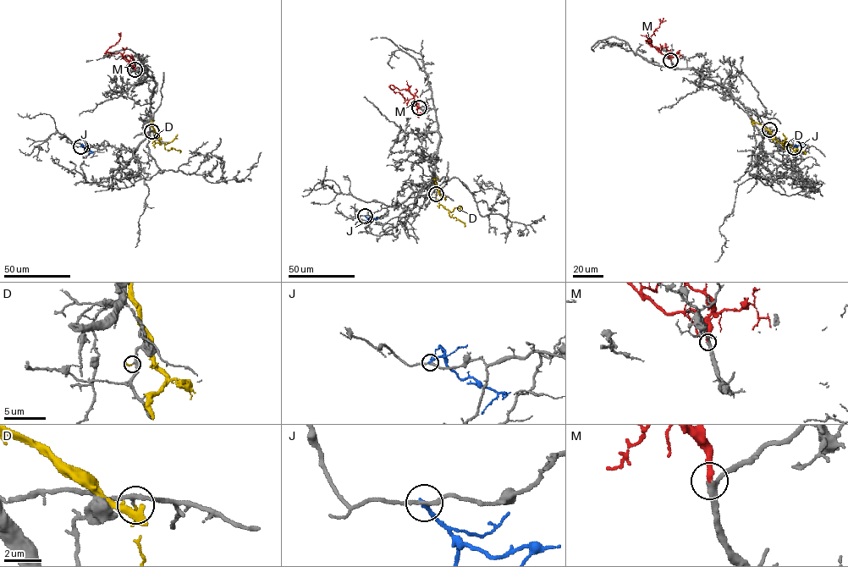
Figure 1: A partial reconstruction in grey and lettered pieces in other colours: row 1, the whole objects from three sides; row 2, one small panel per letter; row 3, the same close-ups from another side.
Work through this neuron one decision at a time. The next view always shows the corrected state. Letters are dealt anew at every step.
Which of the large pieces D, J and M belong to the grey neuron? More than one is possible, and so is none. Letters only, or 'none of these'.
M

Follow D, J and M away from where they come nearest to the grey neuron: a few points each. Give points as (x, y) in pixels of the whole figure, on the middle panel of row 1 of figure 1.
D: (436, 195), (441, 196), (438, 203), (448, 210), (450, 217), (465, 226)
J: (365, 215), (370, 219), (376, 218), (373, 217)
M: (419, 107), (408, 90), (390, 85), (394, 92), (399, 92), (404, 98), (404, 103)

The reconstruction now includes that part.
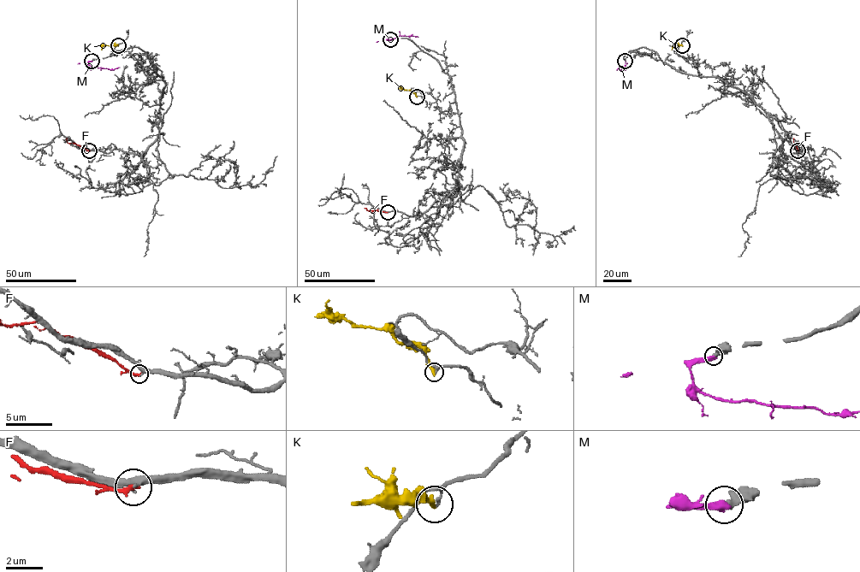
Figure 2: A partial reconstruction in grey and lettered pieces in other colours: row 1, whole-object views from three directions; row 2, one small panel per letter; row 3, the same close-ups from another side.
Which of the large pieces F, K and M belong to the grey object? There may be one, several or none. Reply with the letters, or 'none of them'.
M

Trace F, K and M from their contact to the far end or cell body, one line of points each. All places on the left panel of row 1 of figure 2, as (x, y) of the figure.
F: (89, 150), (74, 143), (68, 143), (66, 138)
K: (118, 45), (103, 45), (102, 50)
M: (91, 61), (88, 64), (93, 67), (113, 69), (120, 67)

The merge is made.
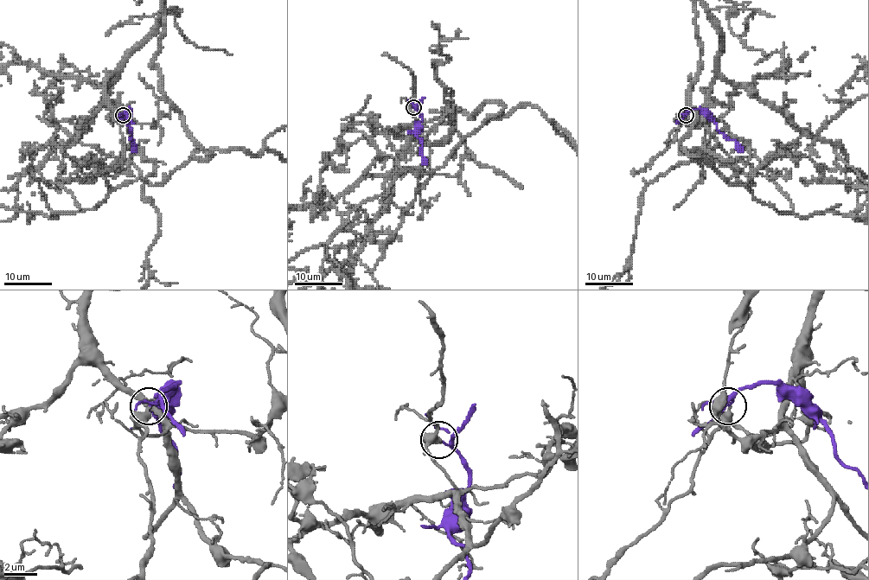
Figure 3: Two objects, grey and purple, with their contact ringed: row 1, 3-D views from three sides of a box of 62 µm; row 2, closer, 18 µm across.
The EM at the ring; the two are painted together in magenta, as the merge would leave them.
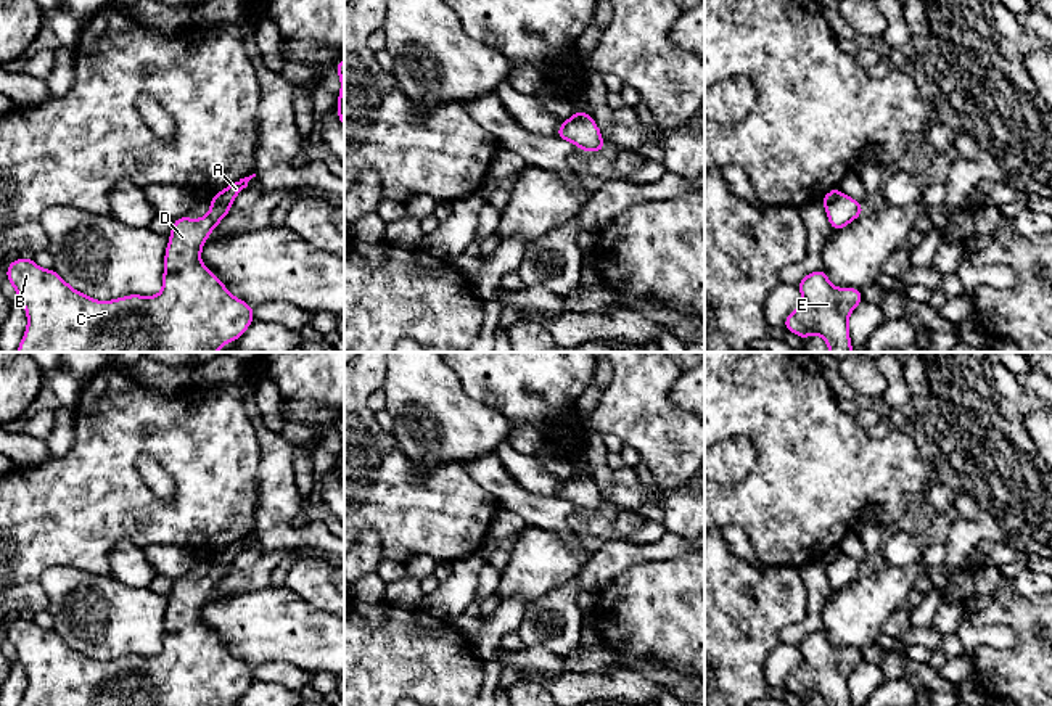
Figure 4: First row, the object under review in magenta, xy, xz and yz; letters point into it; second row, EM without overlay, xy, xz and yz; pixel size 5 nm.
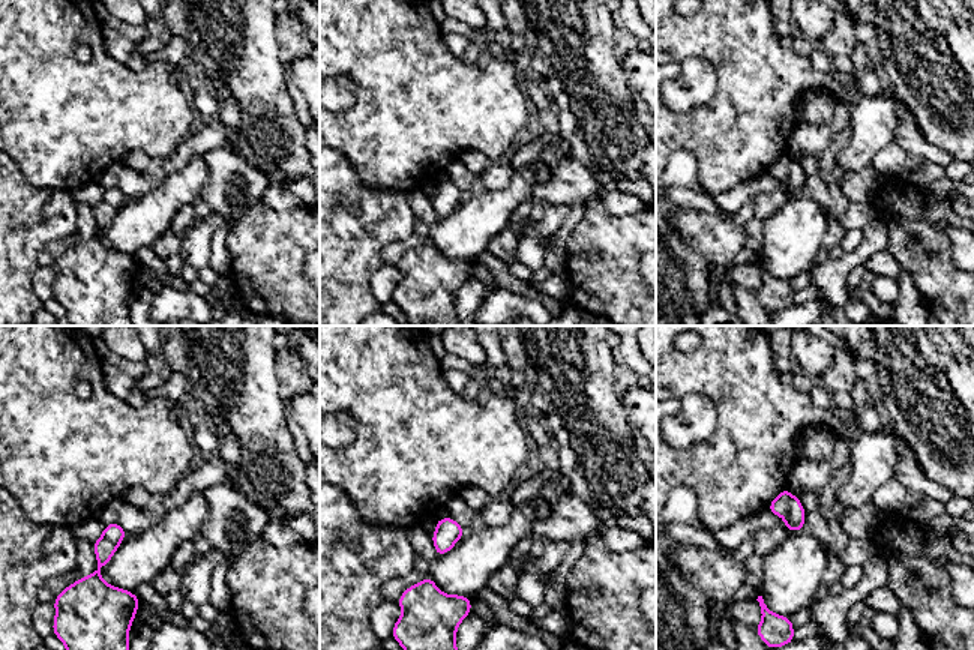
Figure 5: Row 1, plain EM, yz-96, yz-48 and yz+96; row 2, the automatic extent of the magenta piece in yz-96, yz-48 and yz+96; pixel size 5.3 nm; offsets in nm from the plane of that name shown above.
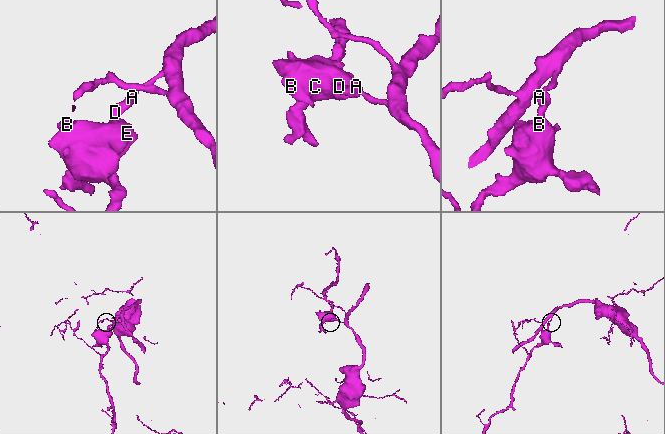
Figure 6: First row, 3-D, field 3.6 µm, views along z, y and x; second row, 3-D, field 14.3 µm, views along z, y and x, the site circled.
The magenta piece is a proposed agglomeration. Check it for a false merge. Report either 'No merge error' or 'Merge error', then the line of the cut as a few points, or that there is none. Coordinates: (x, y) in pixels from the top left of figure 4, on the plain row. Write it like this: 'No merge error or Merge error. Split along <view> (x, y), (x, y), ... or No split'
Merge error. Split along xy (213, 562), (229, 566)

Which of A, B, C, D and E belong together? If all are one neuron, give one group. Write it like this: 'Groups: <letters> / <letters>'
Groups: A / B C D E

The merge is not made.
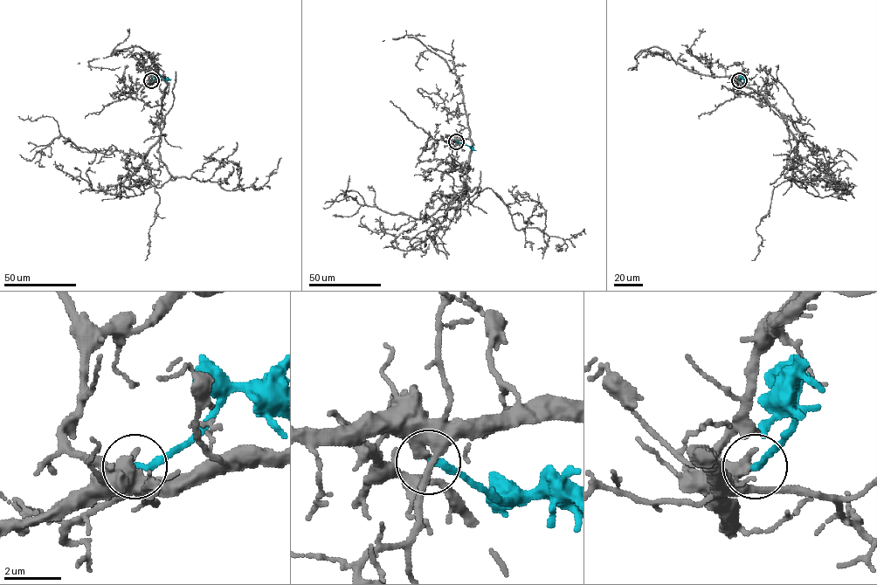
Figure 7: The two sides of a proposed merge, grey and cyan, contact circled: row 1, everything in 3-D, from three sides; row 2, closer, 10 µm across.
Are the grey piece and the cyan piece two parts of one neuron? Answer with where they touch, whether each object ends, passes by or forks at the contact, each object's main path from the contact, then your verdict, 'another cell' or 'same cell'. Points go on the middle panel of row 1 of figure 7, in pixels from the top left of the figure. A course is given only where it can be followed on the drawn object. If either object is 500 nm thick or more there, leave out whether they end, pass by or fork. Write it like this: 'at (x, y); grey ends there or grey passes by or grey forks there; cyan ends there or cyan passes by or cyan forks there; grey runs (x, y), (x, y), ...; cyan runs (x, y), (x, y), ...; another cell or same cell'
at (456, 141); grey ends there; cyan ends there; grey runs (456, 141), (472, 143), (463, 193), (490, 188), (519, 230), (538, 227), (563, 239), (586, 234); cyan runs (456, 141), (476, 150); another cell

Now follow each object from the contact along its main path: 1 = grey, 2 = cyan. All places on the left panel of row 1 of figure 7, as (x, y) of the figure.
1: (151, 80), (167, 85), (158, 151), (176, 178), (171, 180), (194, 177), (233, 190), (258, 188), (281, 157)
2: (151, 80), (156, 77), (171, 79)

